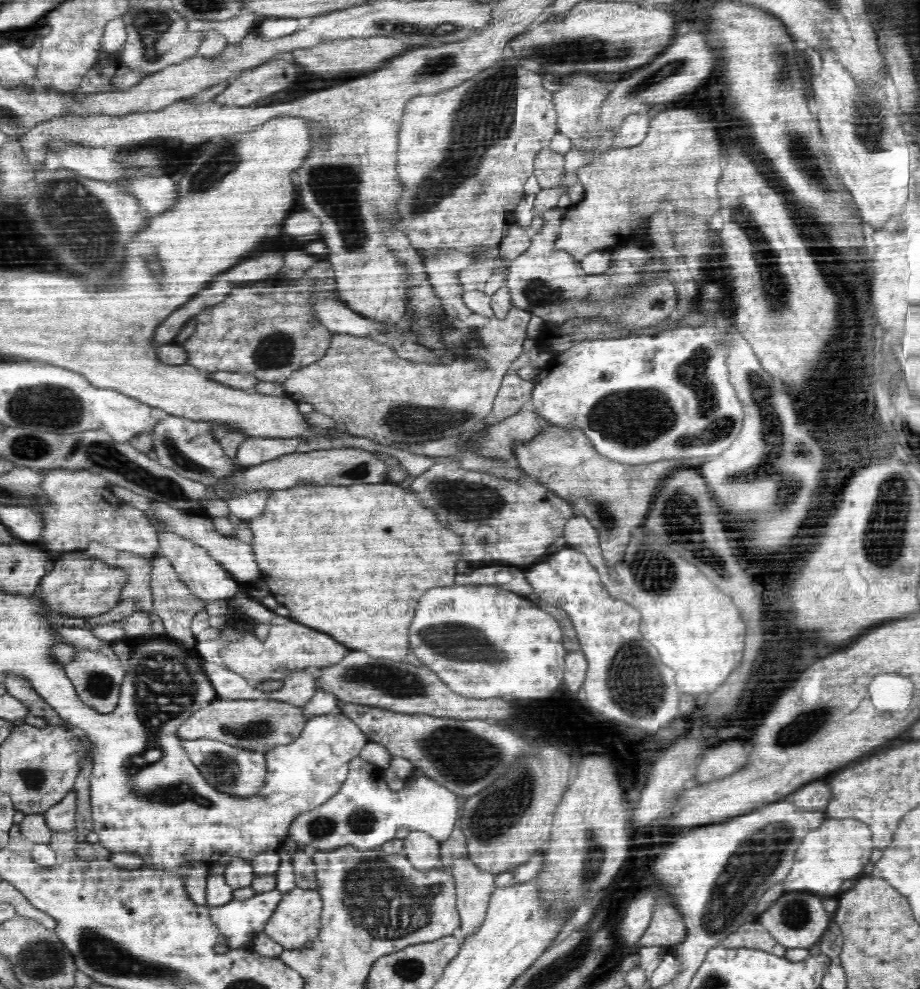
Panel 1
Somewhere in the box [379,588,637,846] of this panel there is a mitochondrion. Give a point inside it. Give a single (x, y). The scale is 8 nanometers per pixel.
(462, 757)

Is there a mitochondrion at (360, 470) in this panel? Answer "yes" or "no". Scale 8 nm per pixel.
yes

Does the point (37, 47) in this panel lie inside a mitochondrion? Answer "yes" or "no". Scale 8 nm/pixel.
no

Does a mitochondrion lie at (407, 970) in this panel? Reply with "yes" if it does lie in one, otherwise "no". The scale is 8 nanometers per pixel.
yes

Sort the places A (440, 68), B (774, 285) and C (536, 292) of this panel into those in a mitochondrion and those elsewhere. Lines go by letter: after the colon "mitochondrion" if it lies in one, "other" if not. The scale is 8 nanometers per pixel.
A: mitochondrion
B: mitochondrion
C: mitochondrion

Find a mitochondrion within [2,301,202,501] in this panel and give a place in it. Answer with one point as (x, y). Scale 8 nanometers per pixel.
(48, 405)

